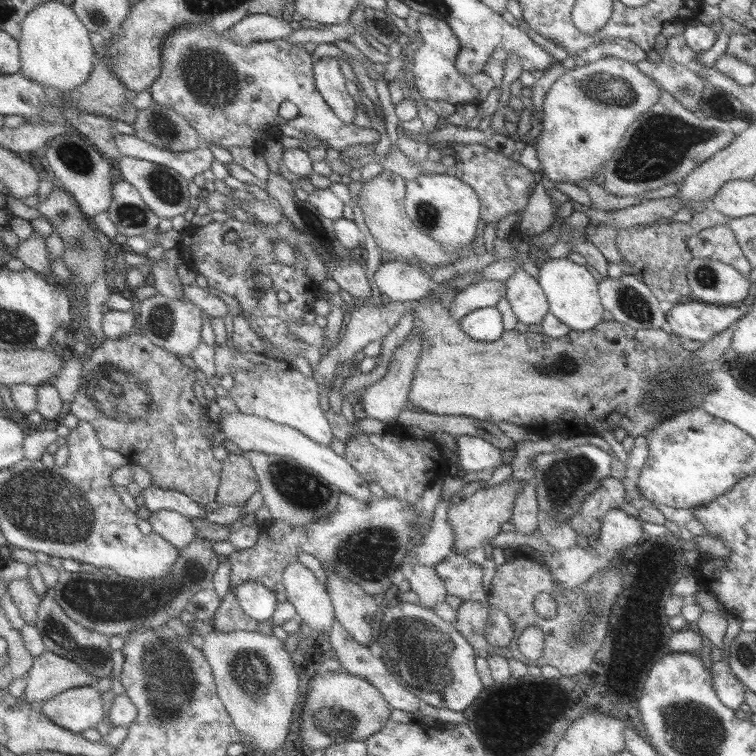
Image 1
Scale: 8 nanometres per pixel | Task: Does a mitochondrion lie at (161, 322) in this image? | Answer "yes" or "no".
yes

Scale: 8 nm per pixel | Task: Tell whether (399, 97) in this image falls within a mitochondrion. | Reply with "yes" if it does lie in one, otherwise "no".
no

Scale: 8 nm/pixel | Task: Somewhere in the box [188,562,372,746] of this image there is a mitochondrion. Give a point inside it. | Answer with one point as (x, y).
(250, 671)

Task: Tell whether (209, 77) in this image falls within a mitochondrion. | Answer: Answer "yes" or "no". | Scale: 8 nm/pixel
yes

